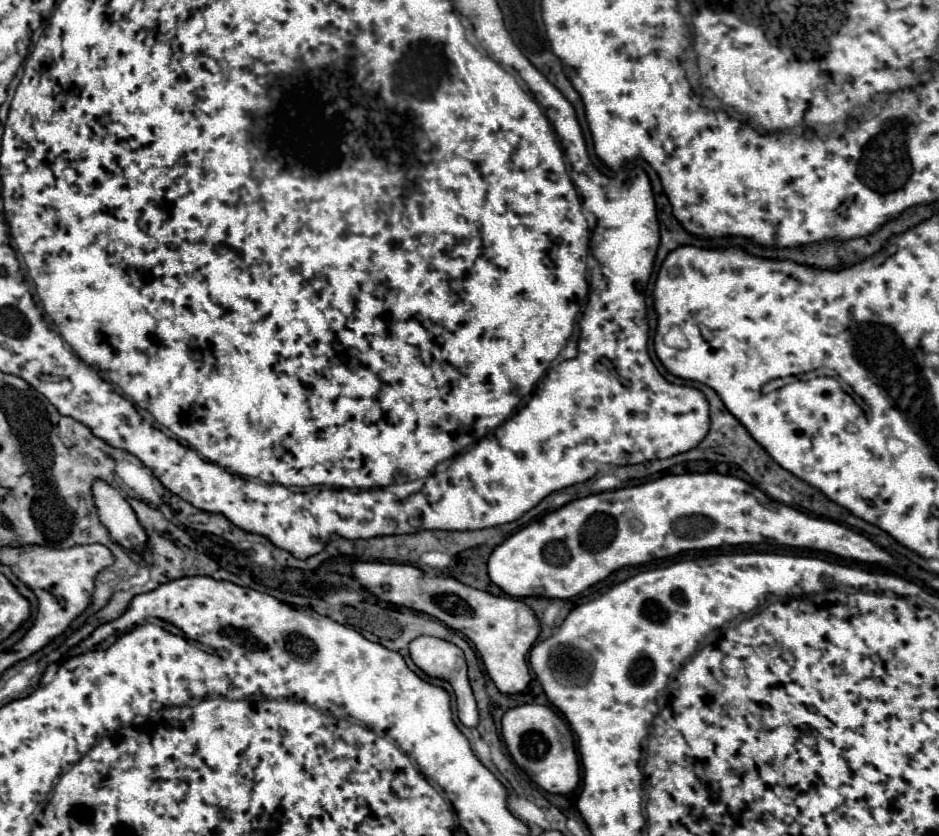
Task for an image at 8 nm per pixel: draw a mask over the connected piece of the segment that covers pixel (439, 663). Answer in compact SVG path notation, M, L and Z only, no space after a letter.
M422 635L422 637L416 637L416 639L410 643L410 657L412 657L414 665L420 667L426 675L430 675L430 677L438 675L438 677L446 679L446 681L454 687L460 721L462 721L466 727L476 727L476 725L478 725L478 709L476 709L476 701L474 701L472 689L470 689L470 681L468 681L468 667L466 667L464 651L460 651L460 647L456 647L456 645L450 643L450 641L444 641L444 639L438 639L438 637L426 637L426 635Z

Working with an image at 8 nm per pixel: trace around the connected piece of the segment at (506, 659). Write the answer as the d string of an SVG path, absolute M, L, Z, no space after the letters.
M354 563L352 575L378 599L426 613L454 631L464 633L478 649L490 679L502 693L522 693L530 683L528 653L540 635L540 621L532 609L516 597L496 597L472 589L452 577L426 577L420 569L400 563Z

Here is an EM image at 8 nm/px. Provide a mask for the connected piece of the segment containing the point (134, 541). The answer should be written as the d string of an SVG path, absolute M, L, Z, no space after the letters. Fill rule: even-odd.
M102 479L92 483L92 497L98 509L98 519L110 531L112 539L126 549L142 551L148 537L126 499Z

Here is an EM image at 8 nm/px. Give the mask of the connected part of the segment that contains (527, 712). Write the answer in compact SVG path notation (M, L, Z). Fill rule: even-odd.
M520 705L508 709L502 717L502 739L514 763L548 793L572 793L580 781L580 767L574 749L574 739L564 723L550 707Z

